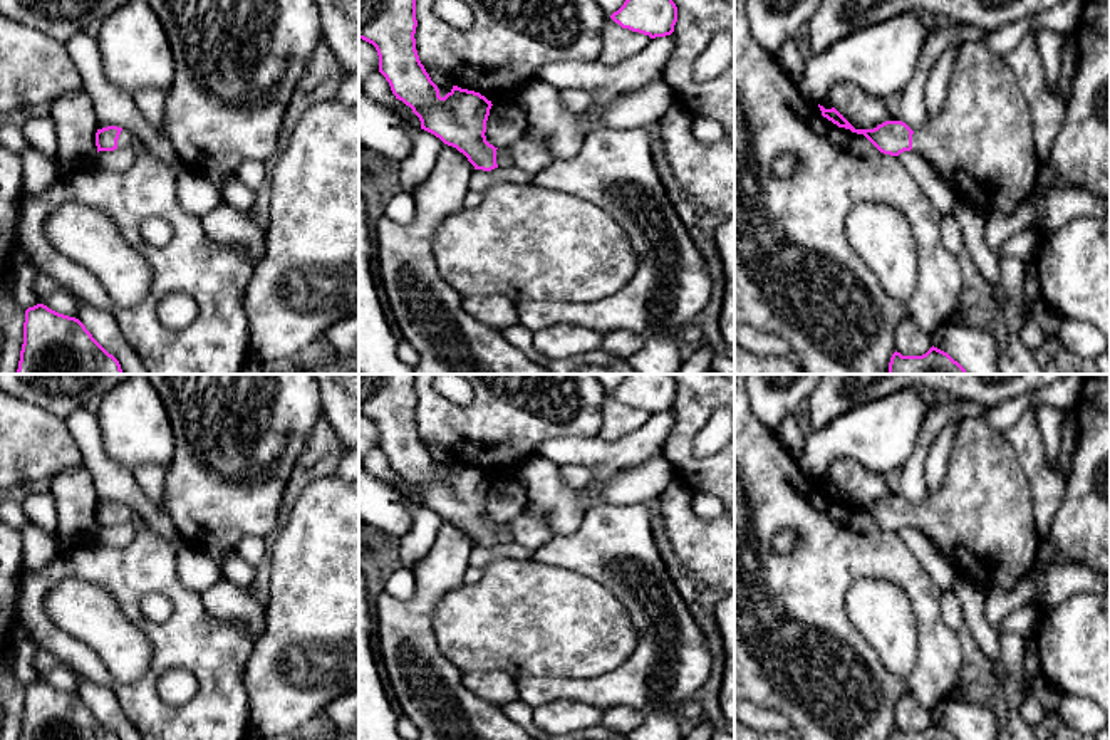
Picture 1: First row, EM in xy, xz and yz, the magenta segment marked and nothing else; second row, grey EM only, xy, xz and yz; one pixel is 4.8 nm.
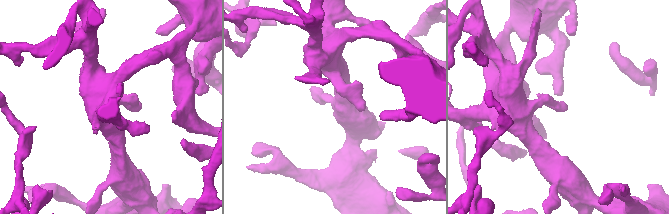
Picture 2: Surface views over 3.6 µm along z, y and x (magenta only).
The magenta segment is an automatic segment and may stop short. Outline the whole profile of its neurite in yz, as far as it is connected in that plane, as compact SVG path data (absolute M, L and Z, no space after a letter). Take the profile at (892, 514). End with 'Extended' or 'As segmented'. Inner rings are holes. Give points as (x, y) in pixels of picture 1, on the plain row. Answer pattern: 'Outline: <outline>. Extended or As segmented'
Outline: M983 418L962 420L949 451L942 487L929 492L921 505L912 507L902 497L885 497L874 505L855 505L835 483L825 485L820 480L818 483L823 493L838 503L864 510L884 530L899 532L904 527L915 527L956 565L959 574L969 577L984 591L993 587L1011 589L1033 569L1040 535L1033 519L1030 482L1006 435L991 428Z. Extended

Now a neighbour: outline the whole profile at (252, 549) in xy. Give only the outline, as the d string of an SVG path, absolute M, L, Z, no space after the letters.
M248 535L240 540L235 552L246 560L250 565L257 567L265 555L268 544L262 537Z

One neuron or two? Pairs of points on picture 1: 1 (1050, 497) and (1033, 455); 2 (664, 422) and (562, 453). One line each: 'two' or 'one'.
1: one
2: one

